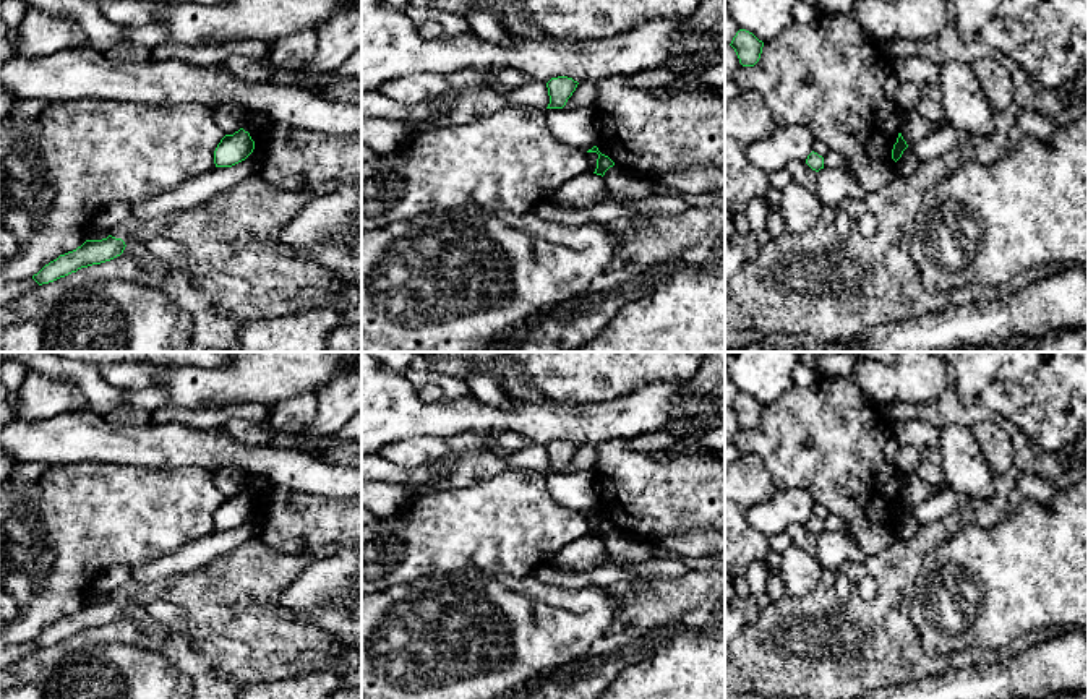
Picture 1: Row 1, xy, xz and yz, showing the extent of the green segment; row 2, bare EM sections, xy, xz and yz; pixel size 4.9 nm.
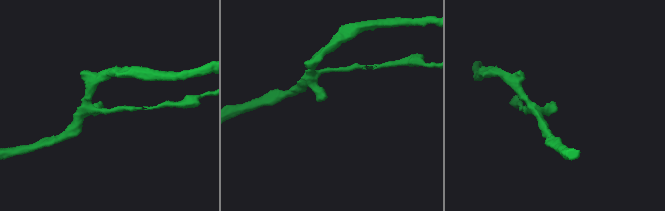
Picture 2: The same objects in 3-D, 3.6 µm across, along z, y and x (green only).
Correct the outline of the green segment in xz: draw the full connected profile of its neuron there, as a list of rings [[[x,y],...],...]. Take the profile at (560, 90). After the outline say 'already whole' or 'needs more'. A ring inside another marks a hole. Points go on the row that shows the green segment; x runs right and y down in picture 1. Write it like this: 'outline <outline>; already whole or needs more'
outline [[[568,76],[551,78],[546,83],[550,104],[546,109],[563,109],[577,88],[577,81]]]; already whole

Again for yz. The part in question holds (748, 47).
outline [[[739,29],[730,45],[735,49],[743,66],[754,66],[760,58],[764,42],[752,32]]]; already whole

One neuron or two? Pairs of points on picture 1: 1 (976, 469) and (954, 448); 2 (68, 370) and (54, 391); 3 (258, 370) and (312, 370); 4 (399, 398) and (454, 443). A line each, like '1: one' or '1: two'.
1: one
2: two
3: one
4: two

